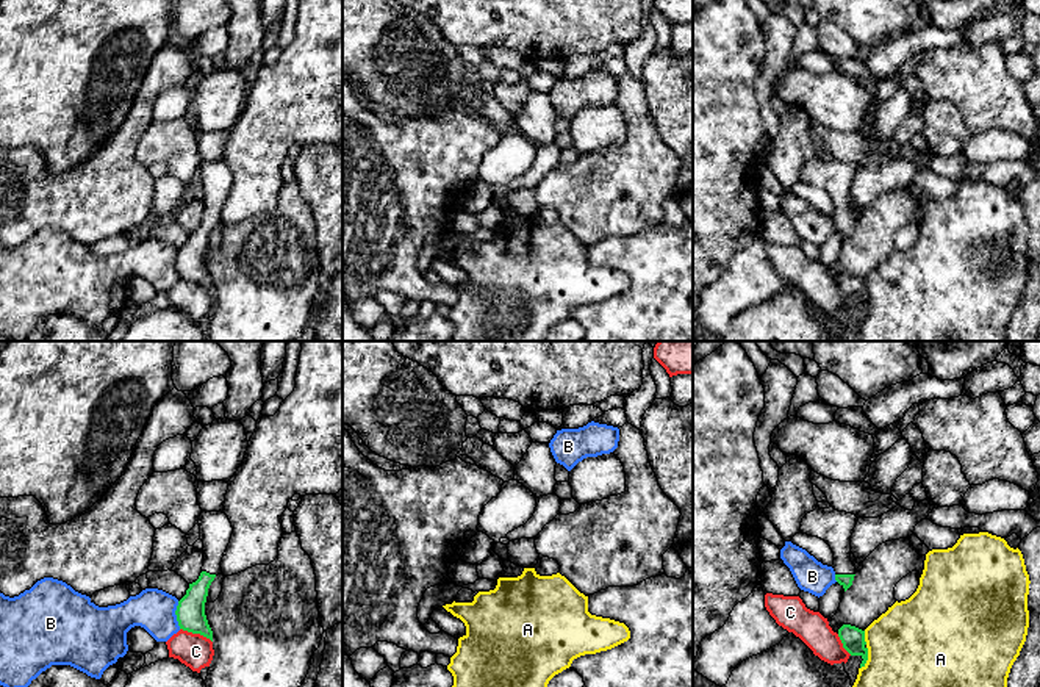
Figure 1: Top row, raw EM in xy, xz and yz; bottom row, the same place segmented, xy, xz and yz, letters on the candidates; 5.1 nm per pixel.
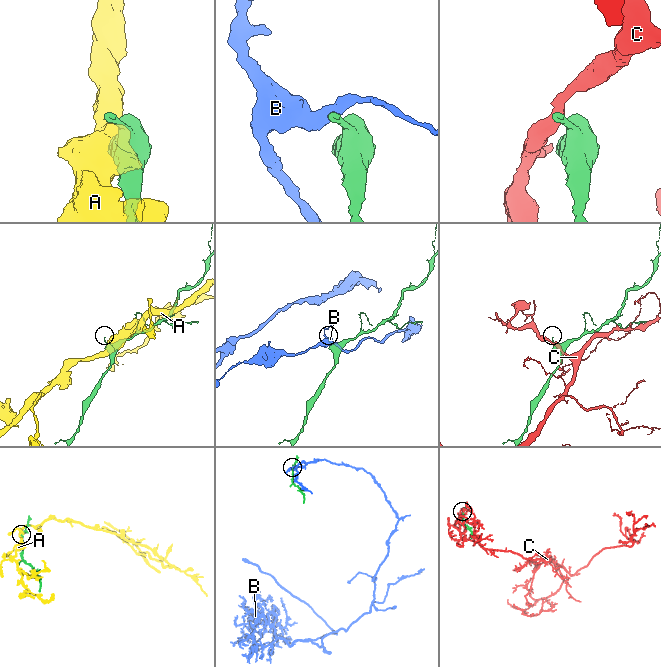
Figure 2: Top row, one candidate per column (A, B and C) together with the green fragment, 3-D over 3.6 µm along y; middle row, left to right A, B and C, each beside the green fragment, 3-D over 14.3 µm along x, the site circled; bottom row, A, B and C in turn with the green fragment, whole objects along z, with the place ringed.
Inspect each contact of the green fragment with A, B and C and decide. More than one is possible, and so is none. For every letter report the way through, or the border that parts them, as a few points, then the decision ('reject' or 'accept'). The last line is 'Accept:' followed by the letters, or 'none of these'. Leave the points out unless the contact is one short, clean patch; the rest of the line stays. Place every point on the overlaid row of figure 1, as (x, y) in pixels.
A: reject
B: border along xy (177, 601), (175, 620), (180, 628); reject
C: reject
Accept: none of these

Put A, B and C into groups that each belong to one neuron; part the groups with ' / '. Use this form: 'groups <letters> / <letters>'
groups A / B / C

